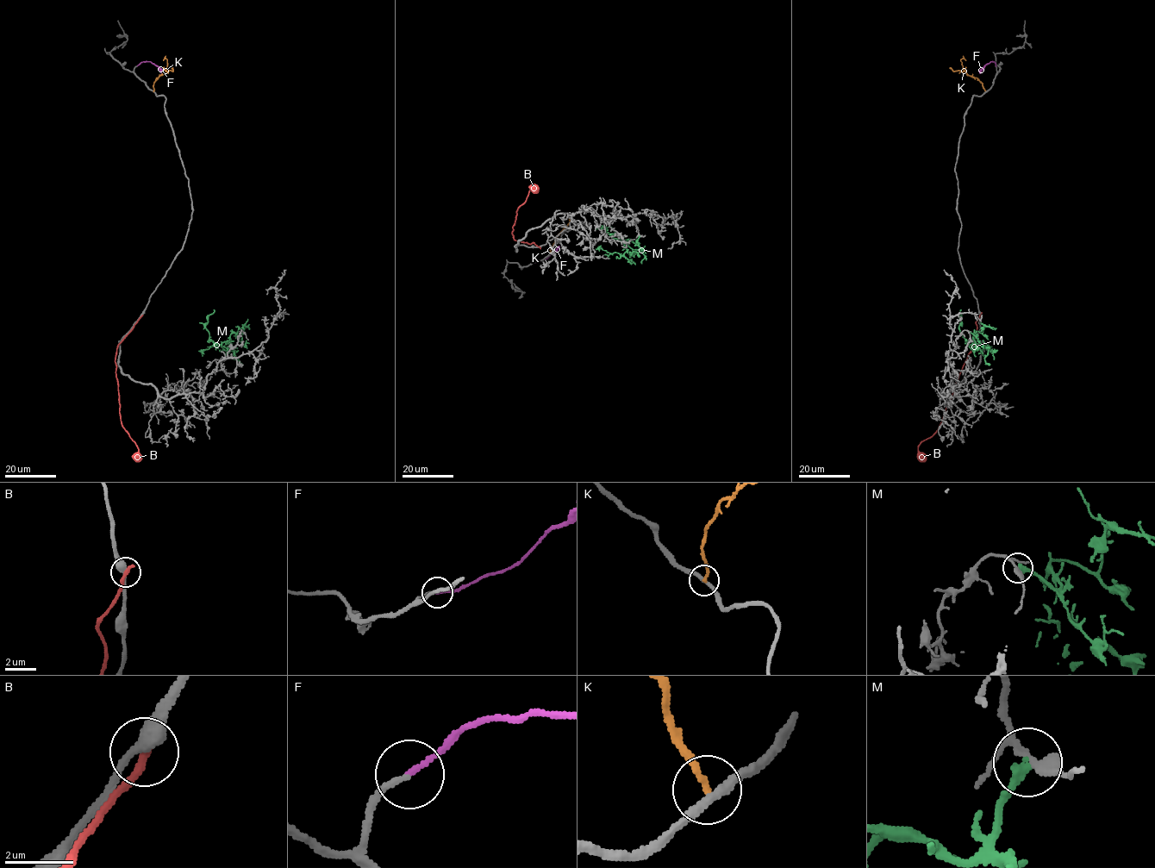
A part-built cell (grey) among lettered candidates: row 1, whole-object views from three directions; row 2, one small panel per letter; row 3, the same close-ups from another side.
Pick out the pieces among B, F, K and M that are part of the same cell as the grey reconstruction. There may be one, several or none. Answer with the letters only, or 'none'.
F

